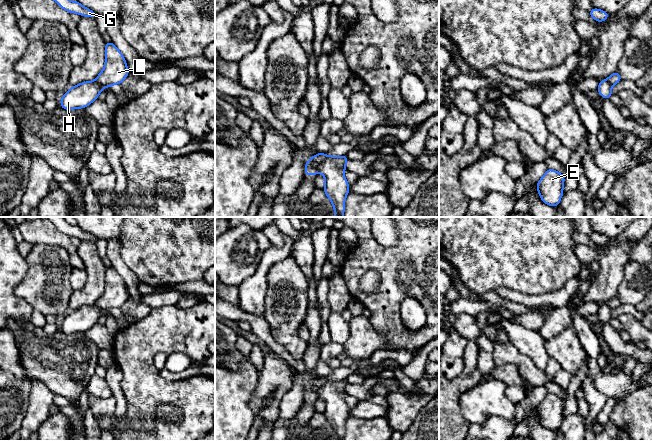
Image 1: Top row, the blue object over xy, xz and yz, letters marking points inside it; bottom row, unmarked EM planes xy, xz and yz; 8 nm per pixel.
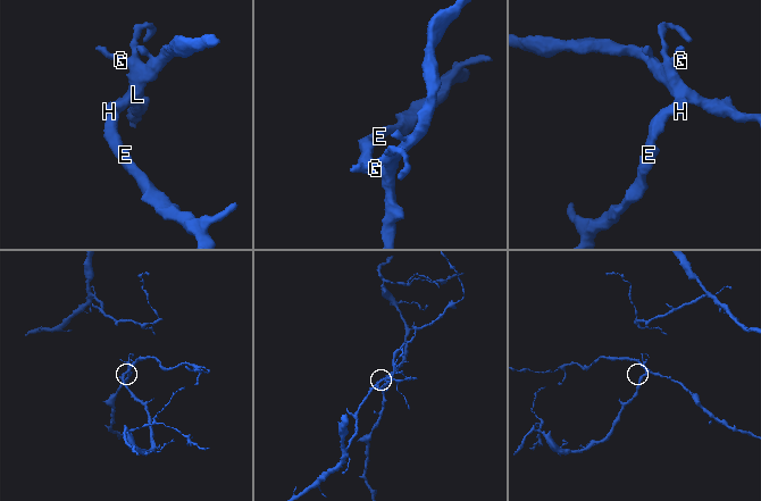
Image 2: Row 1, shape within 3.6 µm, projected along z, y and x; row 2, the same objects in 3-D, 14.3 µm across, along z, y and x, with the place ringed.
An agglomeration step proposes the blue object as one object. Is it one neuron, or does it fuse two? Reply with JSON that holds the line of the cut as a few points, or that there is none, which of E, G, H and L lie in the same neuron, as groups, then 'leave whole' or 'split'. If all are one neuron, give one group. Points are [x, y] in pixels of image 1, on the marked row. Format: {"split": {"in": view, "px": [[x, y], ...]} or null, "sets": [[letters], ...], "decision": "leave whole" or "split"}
{"split": {"in": "xz", "px": [[326, 154], [326, 157], [317, 166], [317, 171]]}, "sets": [["E", "H"], ["G", "L"]], "decision": "split"}

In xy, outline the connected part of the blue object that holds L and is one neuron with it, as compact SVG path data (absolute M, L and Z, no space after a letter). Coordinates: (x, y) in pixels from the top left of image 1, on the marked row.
M112 42L105 45L105 66L95 81L104 88L121 84L128 76L129 70L122 53Z

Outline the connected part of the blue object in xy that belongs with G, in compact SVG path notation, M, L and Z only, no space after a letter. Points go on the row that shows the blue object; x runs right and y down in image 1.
M54 0L62 9L68 11L69 13L77 13L80 16L87 16L96 18L98 15L92 10L84 7L78 1L70 0Z

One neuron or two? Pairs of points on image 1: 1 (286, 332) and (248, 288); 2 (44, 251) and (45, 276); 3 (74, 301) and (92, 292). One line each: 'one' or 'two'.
1: two
2: one
3: one

